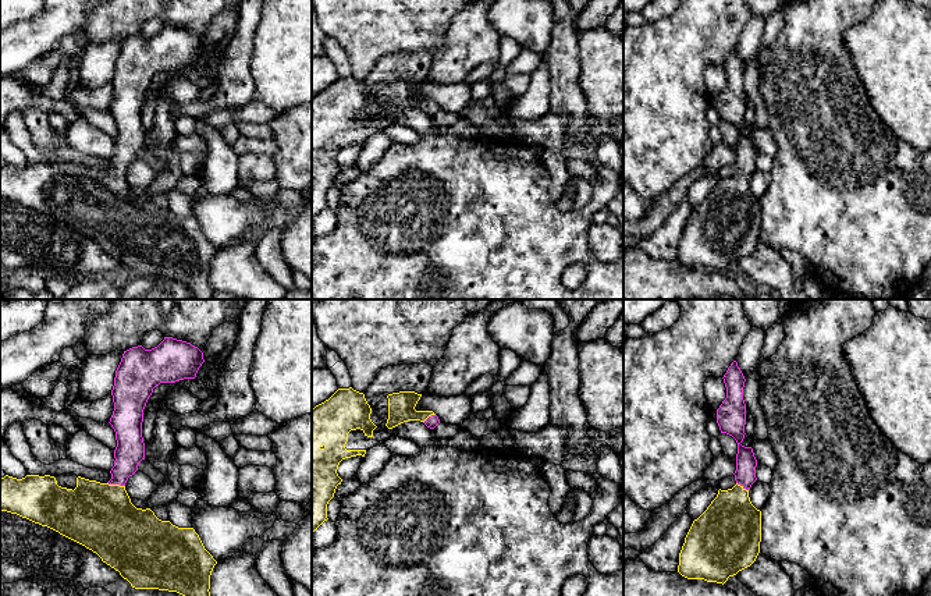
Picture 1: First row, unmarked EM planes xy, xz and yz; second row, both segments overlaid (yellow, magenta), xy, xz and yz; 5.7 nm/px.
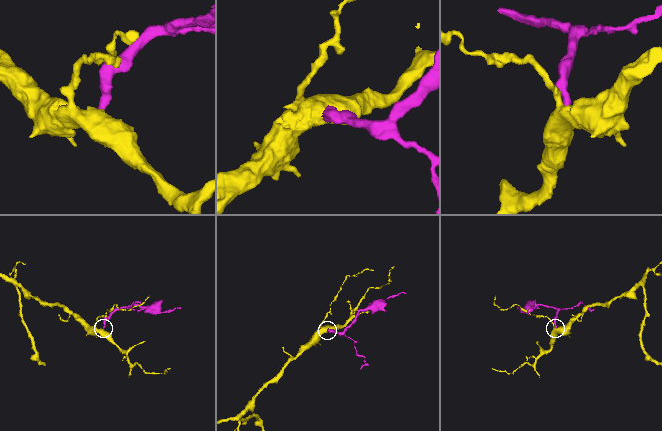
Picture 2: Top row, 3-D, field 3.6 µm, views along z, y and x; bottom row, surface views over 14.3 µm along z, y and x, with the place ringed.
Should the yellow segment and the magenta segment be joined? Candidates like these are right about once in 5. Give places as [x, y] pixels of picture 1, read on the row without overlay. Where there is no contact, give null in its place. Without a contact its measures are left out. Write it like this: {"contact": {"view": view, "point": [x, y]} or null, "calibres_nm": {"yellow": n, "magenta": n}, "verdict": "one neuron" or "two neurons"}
{"contact": {"view": "xy", "point": [116, 173]}, "calibres_nm": {"yellow": 380, "magenta": 170}, "verdict": "one neuron"}

